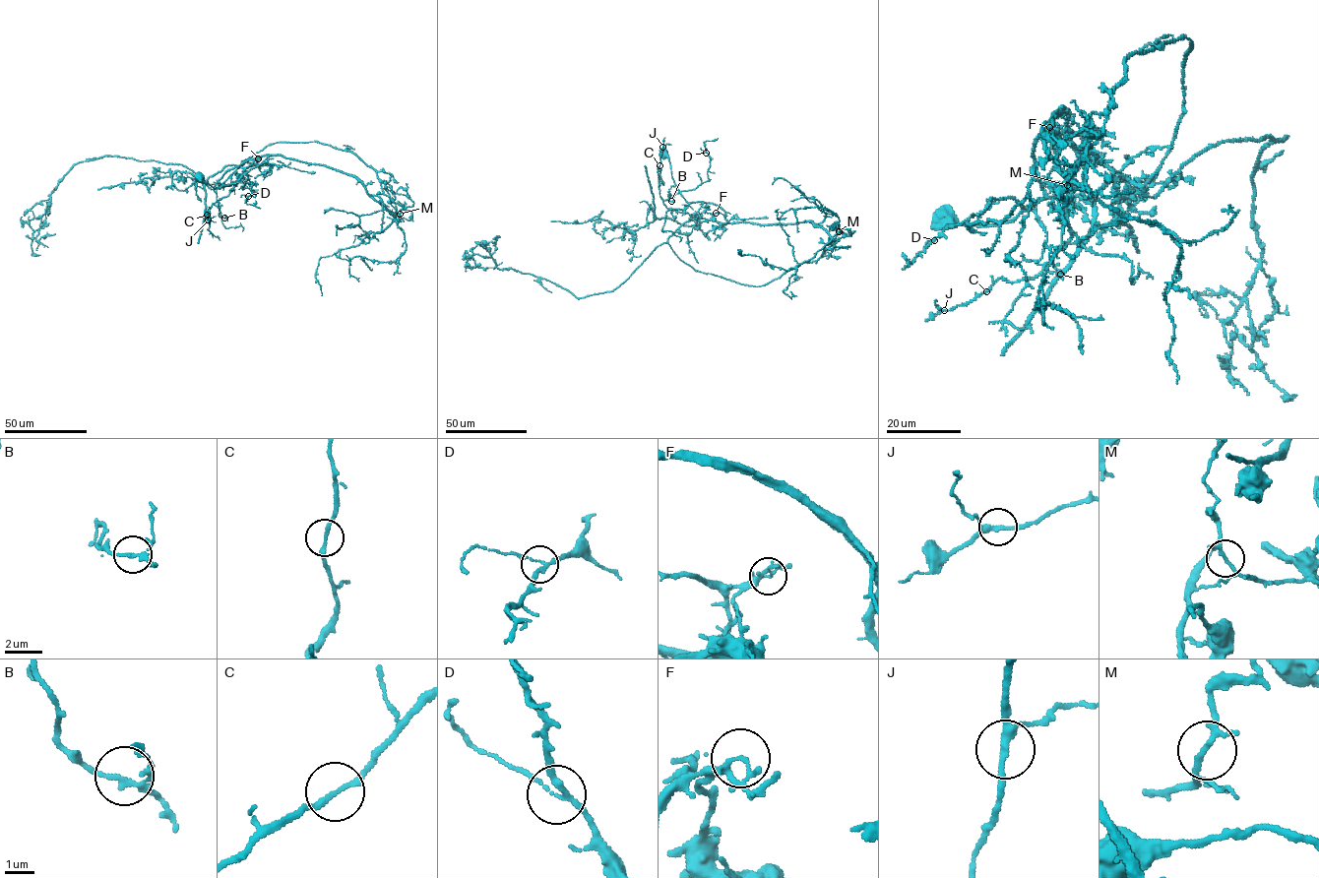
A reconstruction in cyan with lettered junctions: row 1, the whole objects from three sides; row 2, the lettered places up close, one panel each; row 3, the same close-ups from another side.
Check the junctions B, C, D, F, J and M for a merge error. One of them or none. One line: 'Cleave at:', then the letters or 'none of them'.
Cleave at: F

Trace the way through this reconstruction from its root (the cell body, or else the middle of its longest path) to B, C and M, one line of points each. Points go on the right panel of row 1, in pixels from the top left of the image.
B: (944, 218), (956, 225), (1006, 223), (1057, 197), (1071, 235), (1054, 254), (1060, 274)
C: (944, 218), (996, 224), (1047, 197), (1065, 205), (1071, 235), (1042, 271), (999, 279), (985, 291)
M: (944, 218), (1006, 223), (1044, 198), (1033, 150), (1061, 107), (1040, 135), (1058, 169), (1084, 188), (1067, 185)

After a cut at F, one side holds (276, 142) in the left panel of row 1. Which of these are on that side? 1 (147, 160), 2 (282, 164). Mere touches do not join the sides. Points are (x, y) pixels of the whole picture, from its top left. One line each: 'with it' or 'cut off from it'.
1: with it
2: cut off from it

